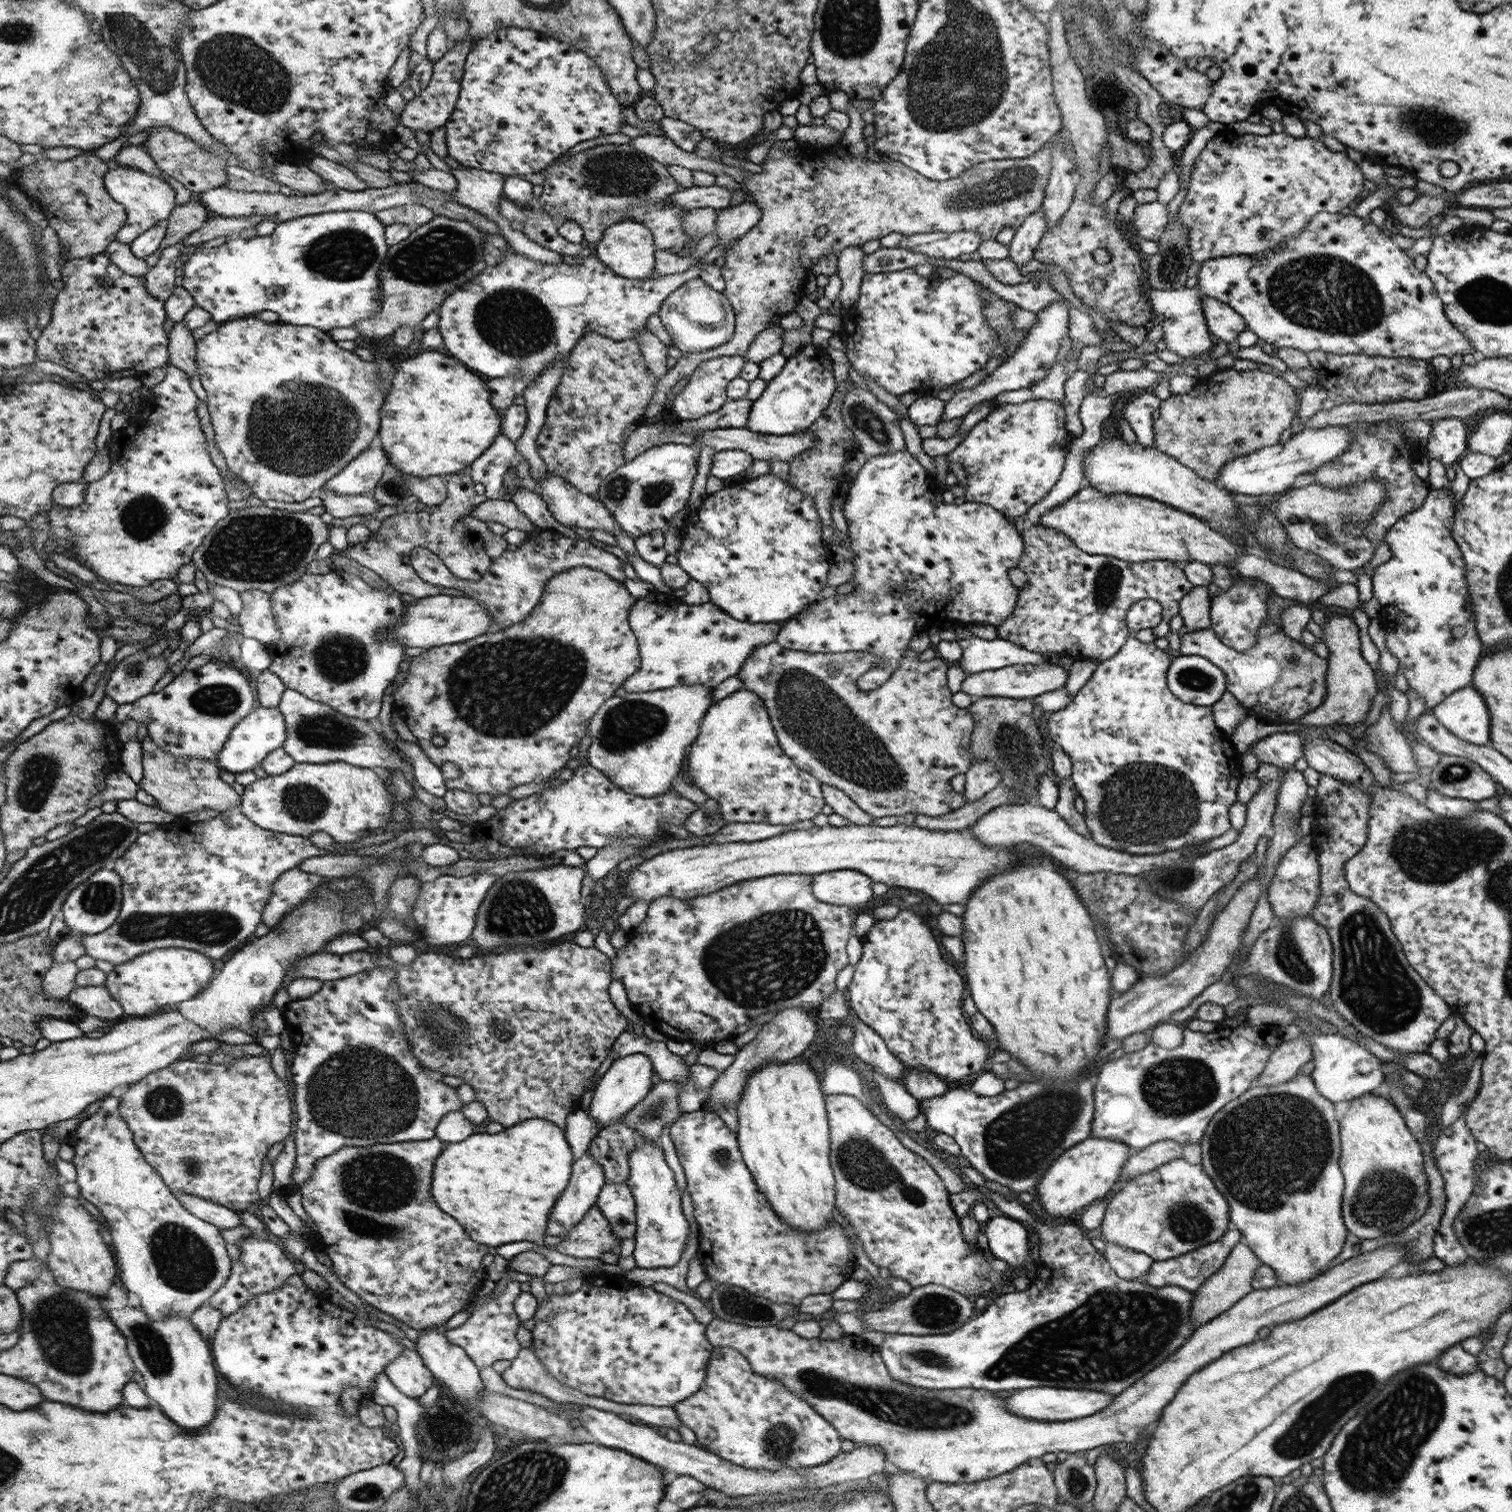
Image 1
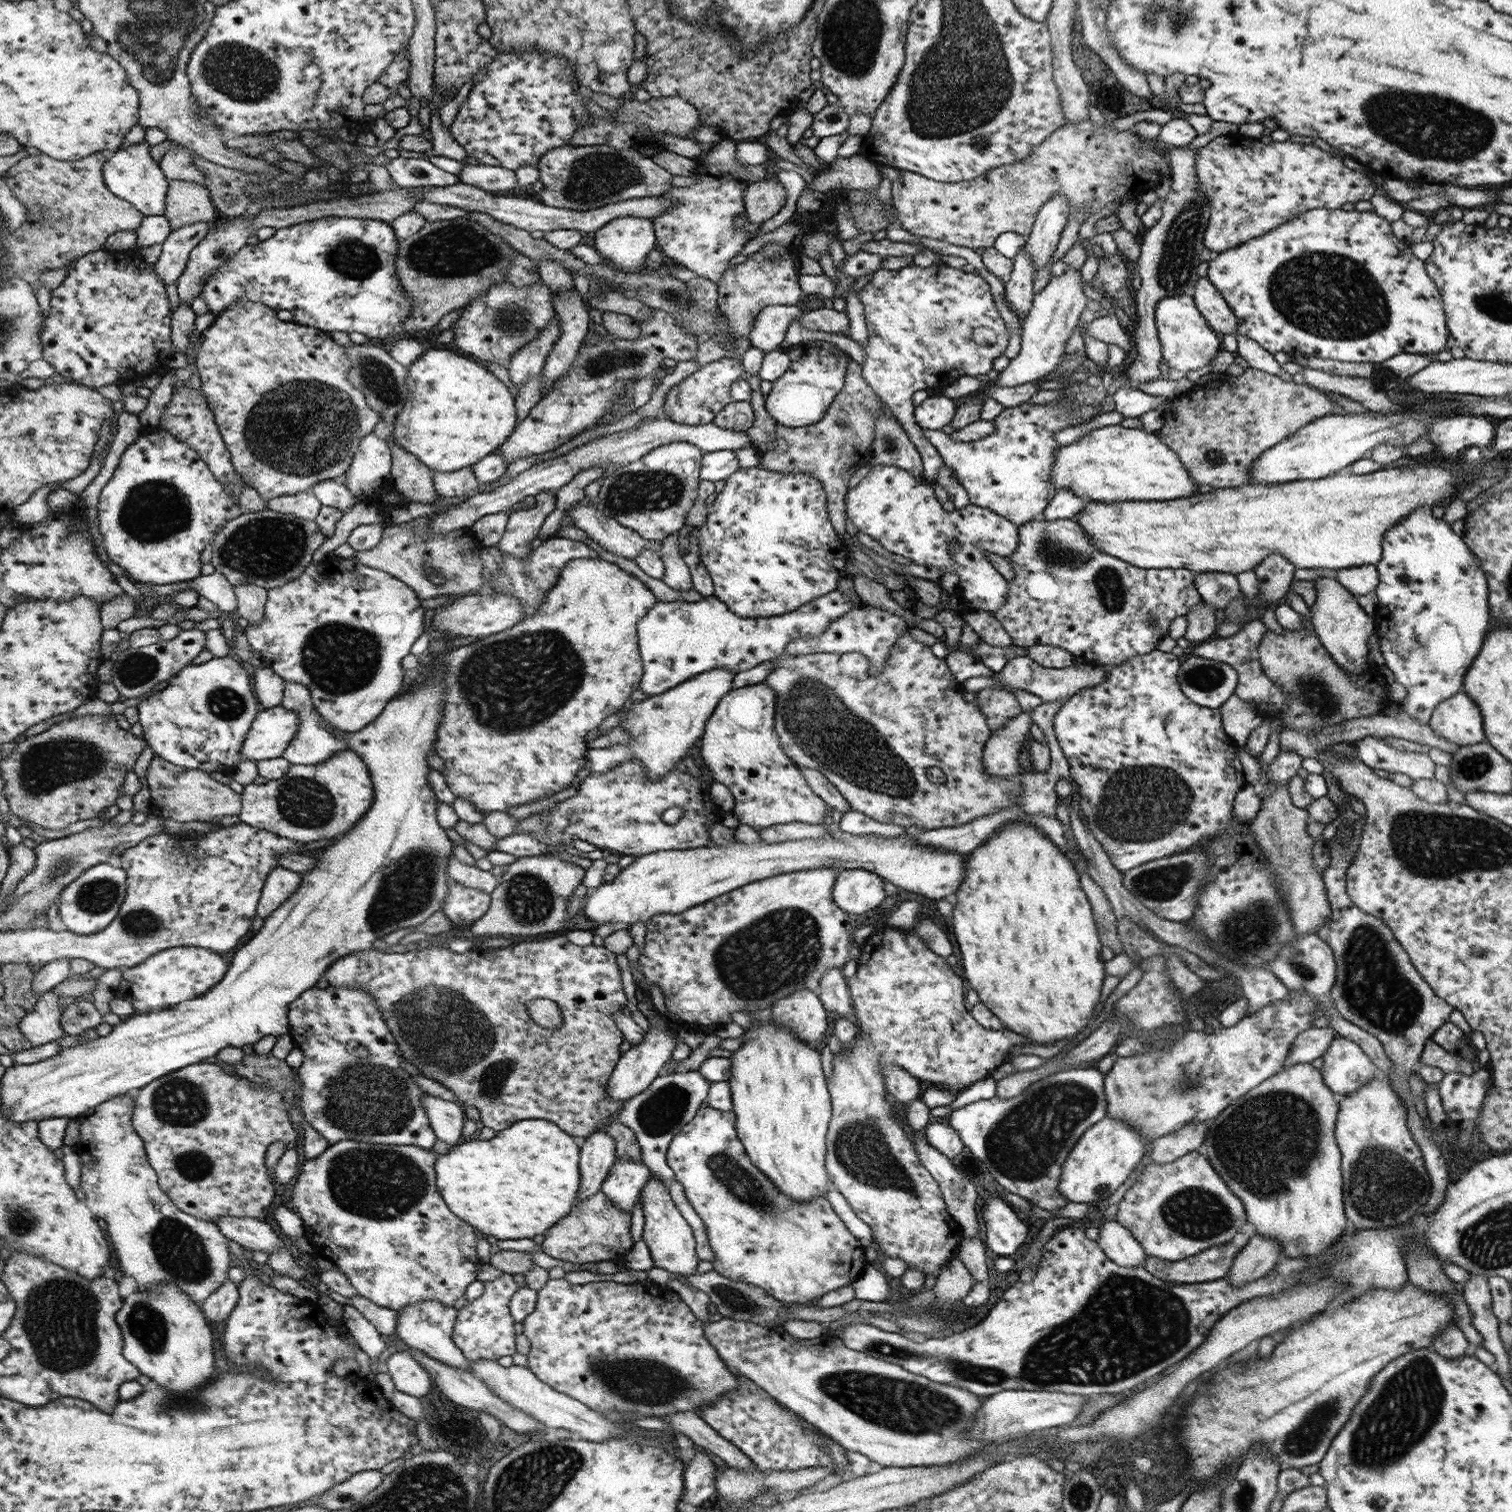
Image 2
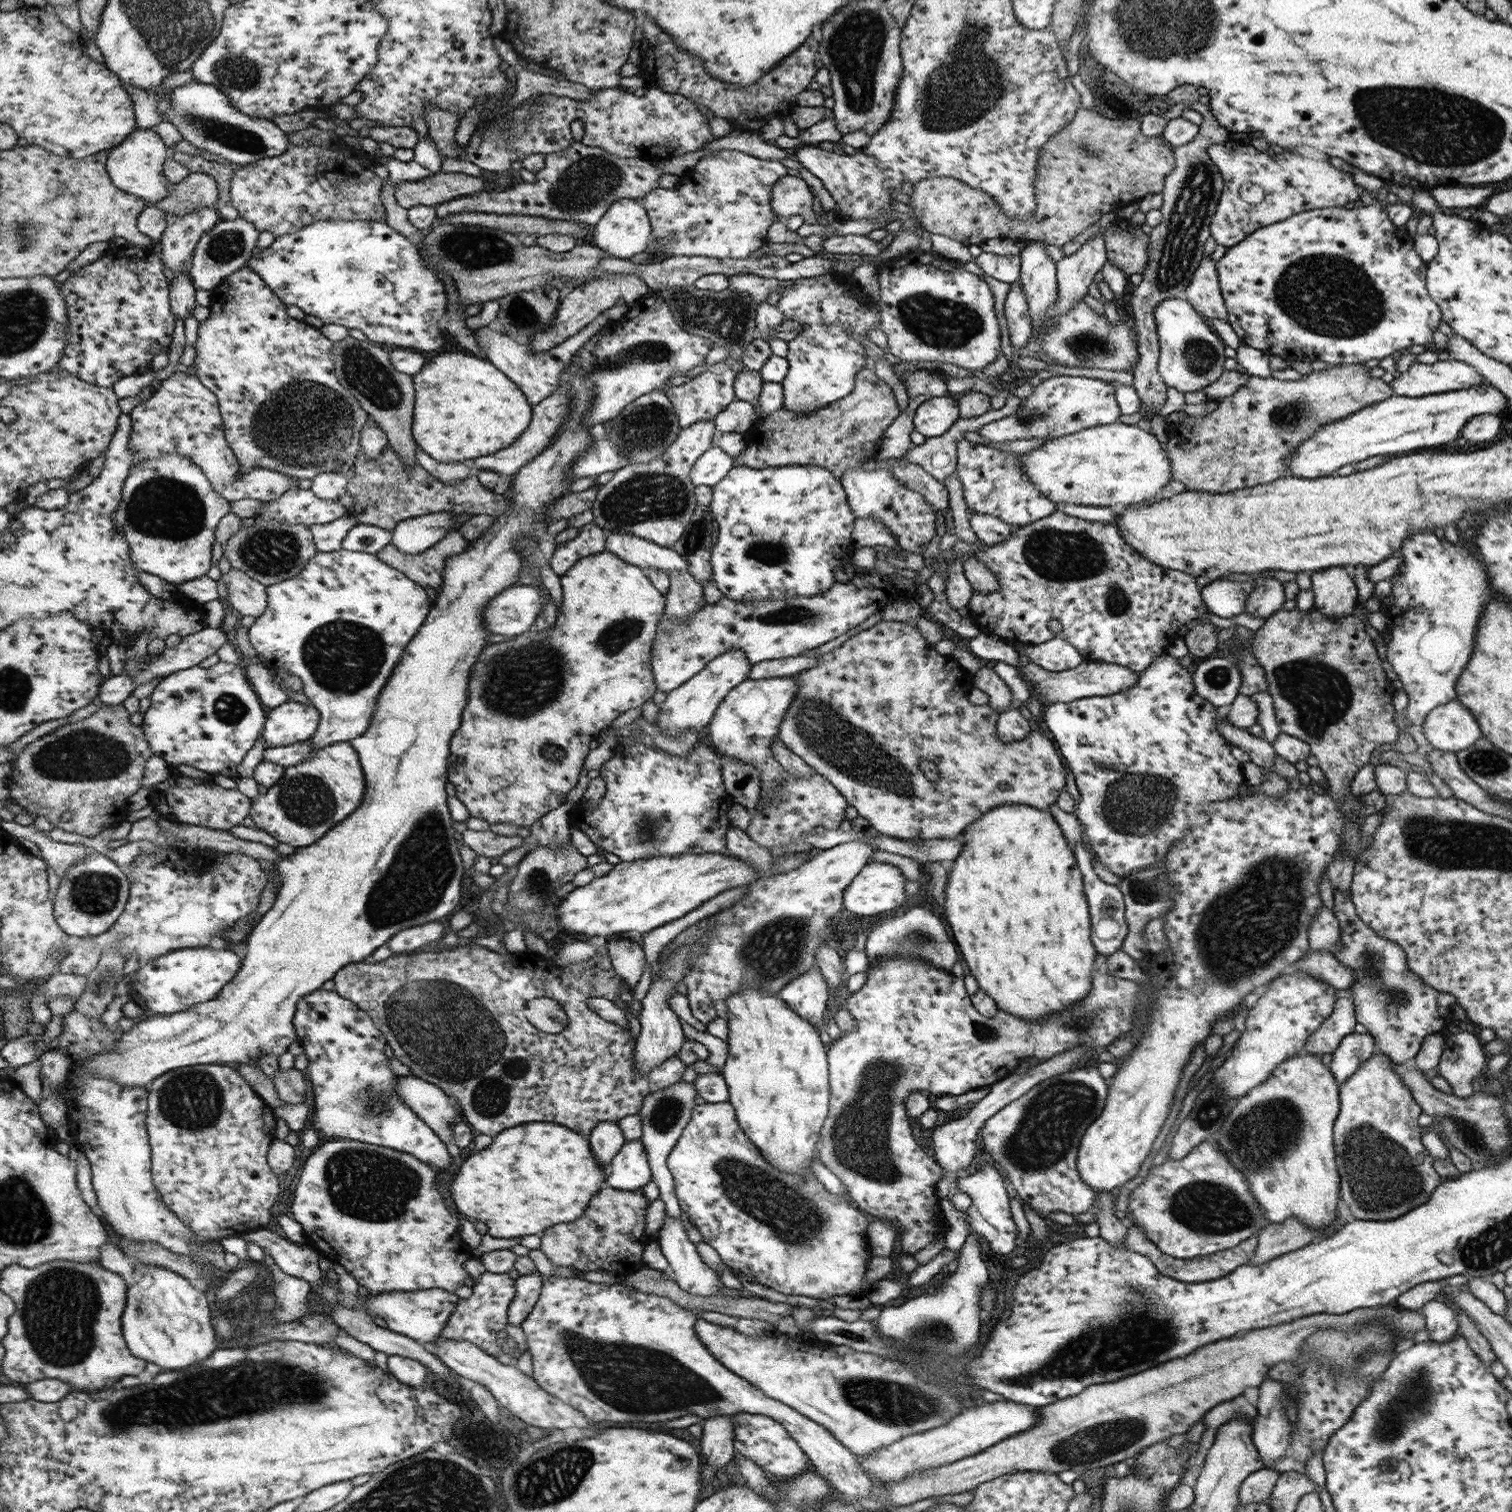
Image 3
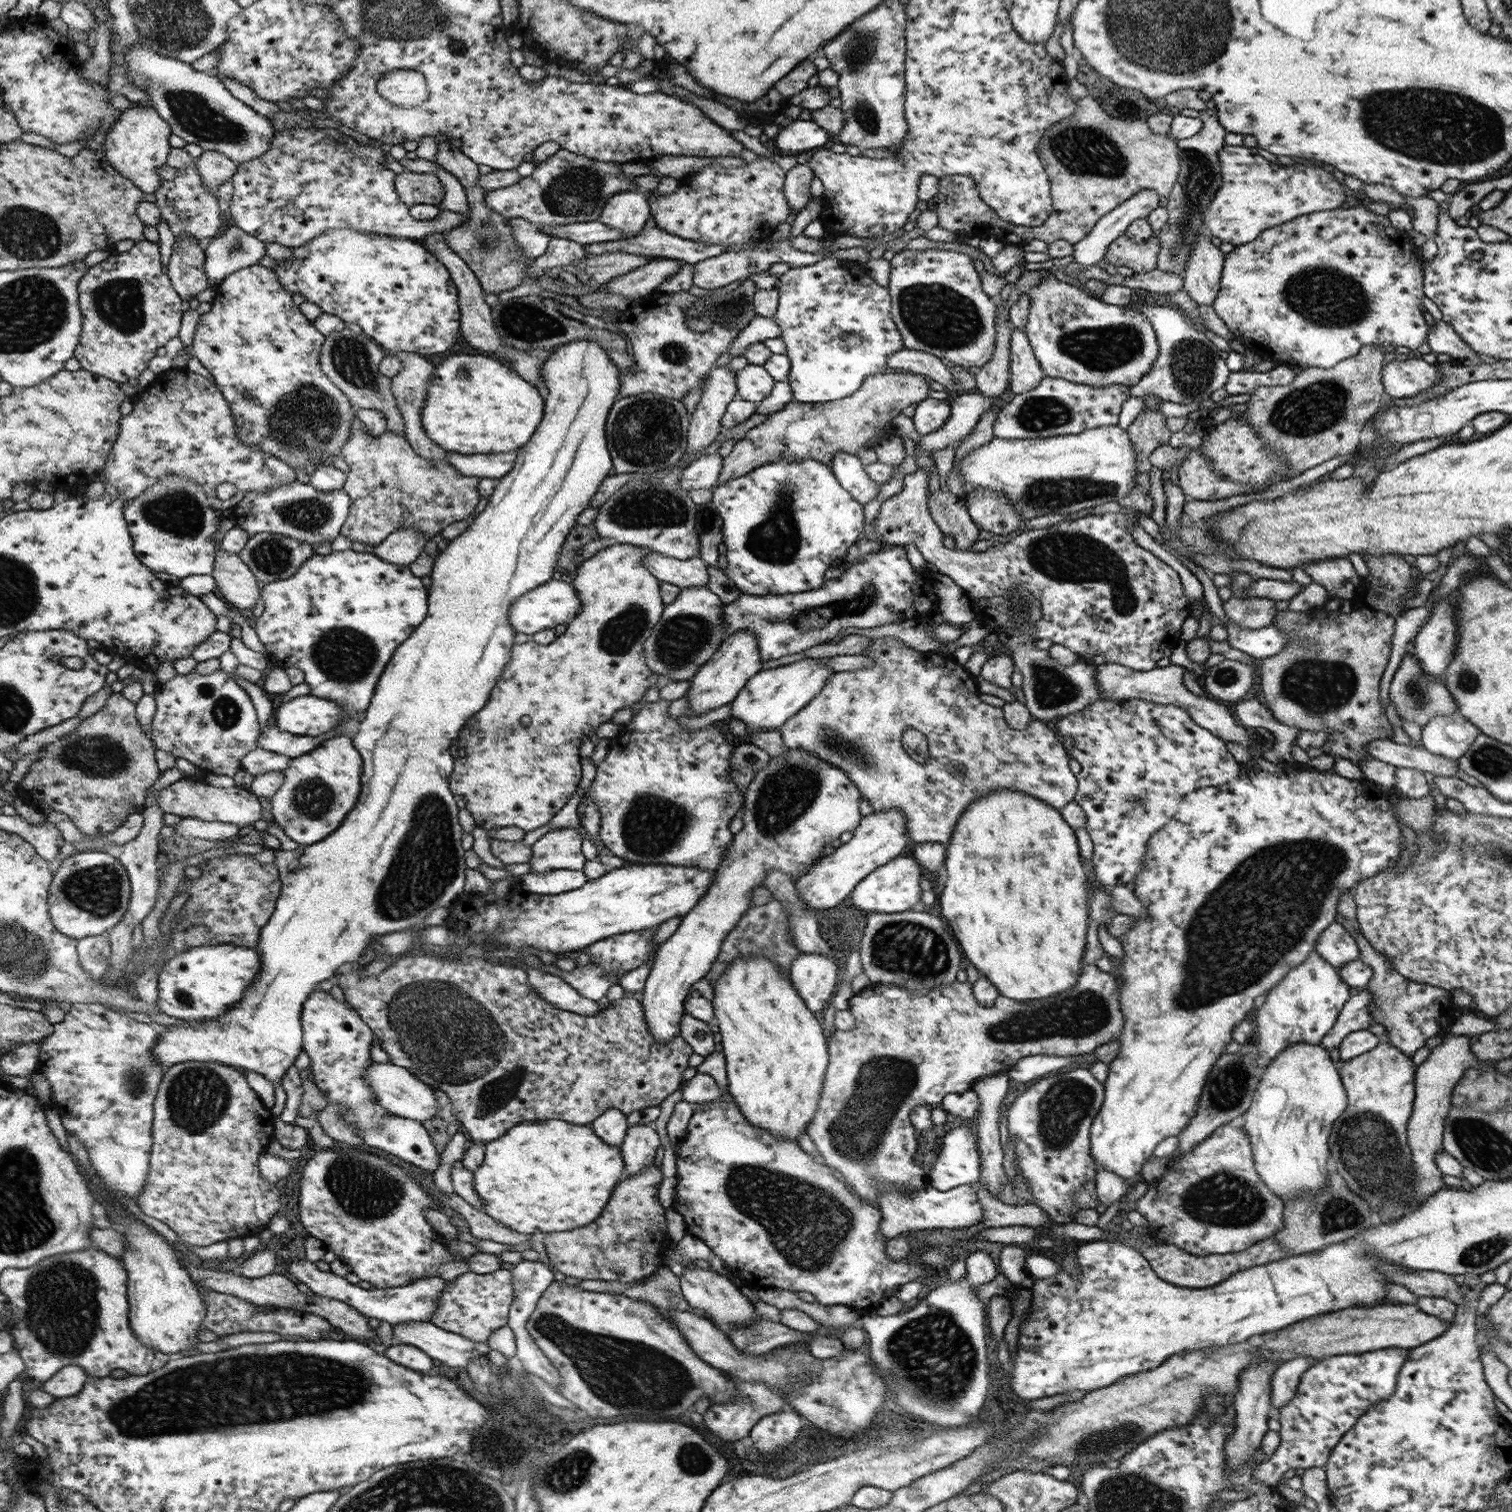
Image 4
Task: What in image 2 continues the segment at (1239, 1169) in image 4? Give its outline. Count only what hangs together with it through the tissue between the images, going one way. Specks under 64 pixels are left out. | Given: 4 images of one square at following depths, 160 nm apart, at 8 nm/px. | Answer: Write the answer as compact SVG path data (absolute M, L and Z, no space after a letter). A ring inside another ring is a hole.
M1192 1151L1174 1162L1152 1161L1145 1162L1143 1166L1142 1175L1131 1188L1126 1190L1122 1200L1118 1202L1119 1209L1115 1220L1121 1224L1121 1230L1128 1230L1133 1234L1146 1255L1172 1262L1181 1261L1211 1246L1229 1243L1246 1224L1244 1203L1228 1188L1206 1155Z

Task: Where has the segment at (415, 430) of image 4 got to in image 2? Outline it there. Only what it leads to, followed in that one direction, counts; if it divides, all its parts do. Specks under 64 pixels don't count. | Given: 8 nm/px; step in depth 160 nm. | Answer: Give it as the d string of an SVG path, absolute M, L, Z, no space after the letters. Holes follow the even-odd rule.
M465 467L454 472L433 471L433 481L438 495L442 497L470 498L478 494L479 482L472 467Z

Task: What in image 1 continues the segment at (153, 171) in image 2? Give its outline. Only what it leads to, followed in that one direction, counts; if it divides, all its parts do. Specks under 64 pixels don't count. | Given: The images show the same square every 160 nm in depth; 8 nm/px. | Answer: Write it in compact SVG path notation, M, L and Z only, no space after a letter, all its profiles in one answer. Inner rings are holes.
M111 166L105 177L105 186L113 198L126 208L126 224L118 230L115 238L122 244L130 244L145 230L152 229L161 220L166 220L177 206L174 201L174 190L162 180L162 177L155 177L130 166Z

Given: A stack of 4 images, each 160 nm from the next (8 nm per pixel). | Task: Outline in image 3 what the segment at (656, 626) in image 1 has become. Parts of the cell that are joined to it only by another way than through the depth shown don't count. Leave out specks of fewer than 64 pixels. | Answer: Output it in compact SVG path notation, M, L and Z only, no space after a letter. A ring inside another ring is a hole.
M871 572L856 574L849 581L812 596L748 602L736 602L723 596L718 602L707 603L699 612L691 614L689 622L663 613L651 661L657 690L668 693L677 689L729 650L742 649L752 664L800 656L846 634L903 596L888 574Z

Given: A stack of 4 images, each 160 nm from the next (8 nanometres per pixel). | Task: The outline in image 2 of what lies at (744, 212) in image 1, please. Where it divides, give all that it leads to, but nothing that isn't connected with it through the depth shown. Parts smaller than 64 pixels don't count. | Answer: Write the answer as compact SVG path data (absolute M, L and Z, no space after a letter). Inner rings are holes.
M780 180L755 182L745 192L746 217L749 222L763 223L780 212L786 202L786 189Z

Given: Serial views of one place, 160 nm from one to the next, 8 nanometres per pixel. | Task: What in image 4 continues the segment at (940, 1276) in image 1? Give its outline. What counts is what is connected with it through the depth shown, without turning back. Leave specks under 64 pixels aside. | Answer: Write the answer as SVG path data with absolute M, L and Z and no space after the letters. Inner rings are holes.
M1087 964L1081 970L1078 982L1066 992L1056 994L1050 998L1042 998L1040 1000L1030 1000L1026 1002L1018 1002L1018 1000L1010 1000L1006 996L1000 996L994 1006L986 1008L980 1006L976 1002L971 990L971 984L968 982L954 982L952 985L944 986L942 989L934 989L928 995L914 995L904 987L896 985L872 985L862 990L858 994L850 998L849 1009L856 1020L853 1030L843 1031L835 1029L829 1042L830 1064L825 1070L825 1080L823 1093L821 1094L820 1104L817 1109L817 1117L806 1129L806 1134L813 1140L818 1152L823 1156L824 1164L832 1169L846 1180L846 1184L854 1189L863 1200L870 1201L872 1206L878 1206L881 1196L881 1186L884 1183L894 1183L901 1186L903 1191L915 1191L928 1185L930 1179L927 1172L918 1167L914 1163L914 1153L916 1152L918 1131L912 1125L910 1113L916 1107L922 1107L931 1104L940 1104L942 1099L950 1093L963 1093L969 1091L971 1086L980 1078L996 1073L1004 1073L1021 1058L1026 1056L1034 1056L1044 1054L1045 1056L1077 1056L1085 1055L1096 1051L1100 1046L1119 1041L1122 1036L1124 1026L1124 1015L1120 1007L1121 996L1118 995L1119 983L1115 978L1115 973L1106 973L1100 970L1094 964Z

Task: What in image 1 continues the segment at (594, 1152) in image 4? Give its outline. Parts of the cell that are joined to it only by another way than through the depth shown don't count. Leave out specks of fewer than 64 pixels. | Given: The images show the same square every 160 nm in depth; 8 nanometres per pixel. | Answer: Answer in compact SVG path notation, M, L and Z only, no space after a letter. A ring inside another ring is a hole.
M534 1118L506 1128L500 1134L474 1133L464 1142L448 1144L446 1154L442 1154L438 1166L434 1166L434 1198L438 1198L438 1206L442 1206L446 1214L454 1214L454 1218L470 1230L476 1242L495 1248L527 1240L551 1250L553 1246L544 1242L548 1212L565 1192L573 1174L574 1158L567 1138L557 1124Z

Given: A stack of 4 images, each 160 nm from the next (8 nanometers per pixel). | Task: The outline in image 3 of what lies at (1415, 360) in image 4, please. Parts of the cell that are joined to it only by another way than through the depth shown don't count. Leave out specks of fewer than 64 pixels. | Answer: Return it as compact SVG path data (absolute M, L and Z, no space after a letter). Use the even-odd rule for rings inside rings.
M1450 359L1434 364L1416 361L1389 385L1394 395L1414 398L1477 387L1482 383L1488 382L1471 364Z

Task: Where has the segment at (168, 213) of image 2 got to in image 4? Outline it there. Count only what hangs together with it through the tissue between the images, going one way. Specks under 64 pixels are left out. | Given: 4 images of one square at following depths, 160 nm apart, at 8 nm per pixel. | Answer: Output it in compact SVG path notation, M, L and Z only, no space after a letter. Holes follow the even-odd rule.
M204 152L196 159L196 166L201 174L203 185L218 196L218 186L231 180L237 171L238 164L220 152Z

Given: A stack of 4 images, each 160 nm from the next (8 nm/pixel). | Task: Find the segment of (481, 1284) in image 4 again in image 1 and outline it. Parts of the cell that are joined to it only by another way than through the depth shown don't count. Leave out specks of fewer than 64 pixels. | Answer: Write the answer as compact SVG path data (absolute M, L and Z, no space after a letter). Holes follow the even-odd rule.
M509 1281L499 1296L476 1308L462 1326L447 1331L447 1339L452 1344L461 1346L479 1369L492 1366L496 1360L514 1360L522 1349L516 1339L516 1330L521 1320L515 1313L513 1305L521 1292L520 1282Z

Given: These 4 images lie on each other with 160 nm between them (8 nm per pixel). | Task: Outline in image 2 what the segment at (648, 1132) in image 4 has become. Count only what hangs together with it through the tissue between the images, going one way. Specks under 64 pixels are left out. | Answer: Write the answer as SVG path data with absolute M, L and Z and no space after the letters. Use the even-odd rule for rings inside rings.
M633 1158L617 1159L601 1186L601 1192L619 1209L632 1212L634 1202L638 1200L640 1192L652 1177L653 1172L648 1170L645 1163L635 1161Z

